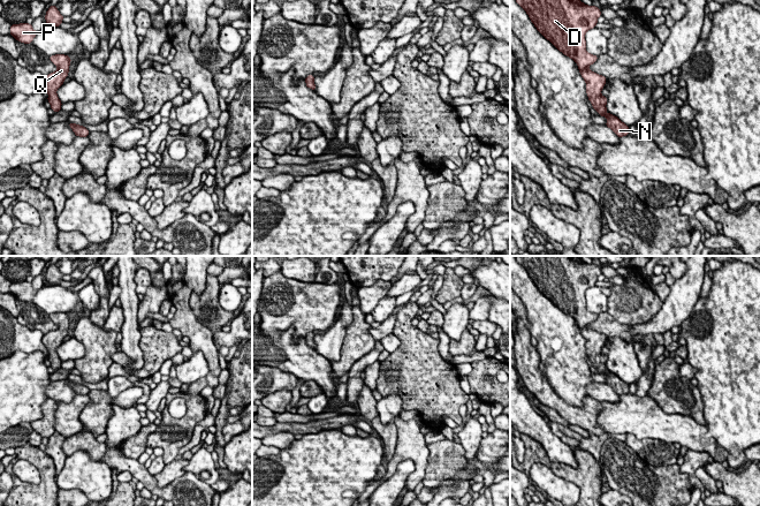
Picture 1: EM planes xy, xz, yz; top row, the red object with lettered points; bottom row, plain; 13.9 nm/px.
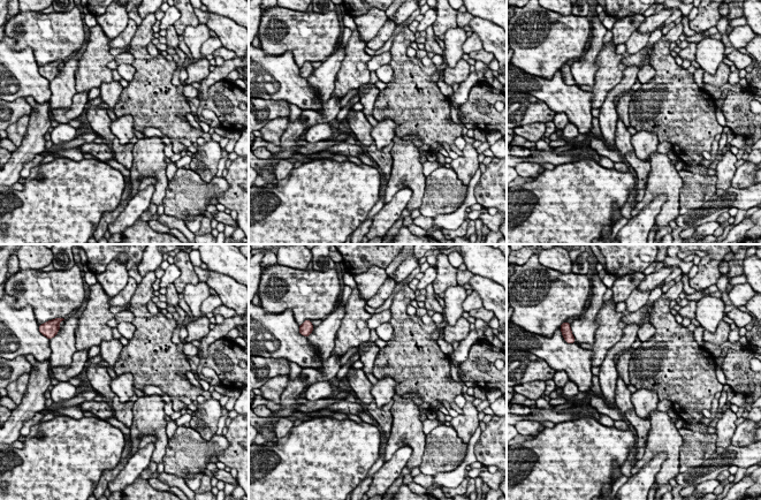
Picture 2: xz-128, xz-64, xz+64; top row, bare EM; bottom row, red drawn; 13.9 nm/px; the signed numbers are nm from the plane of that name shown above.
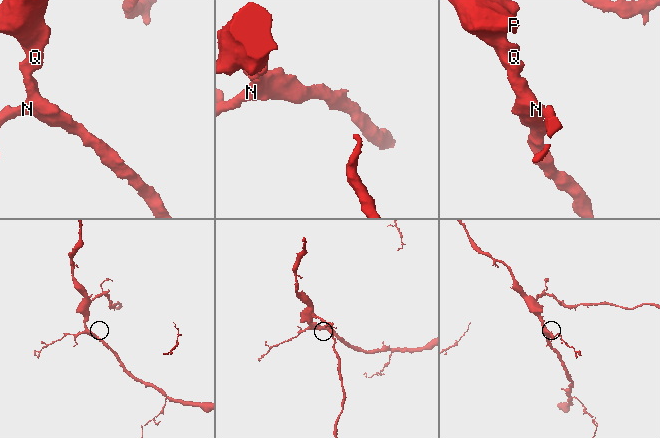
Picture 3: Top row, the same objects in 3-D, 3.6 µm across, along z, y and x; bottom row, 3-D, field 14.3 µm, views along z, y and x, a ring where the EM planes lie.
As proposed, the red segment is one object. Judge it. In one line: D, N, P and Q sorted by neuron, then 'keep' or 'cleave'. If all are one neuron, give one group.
D N P Q; keep

